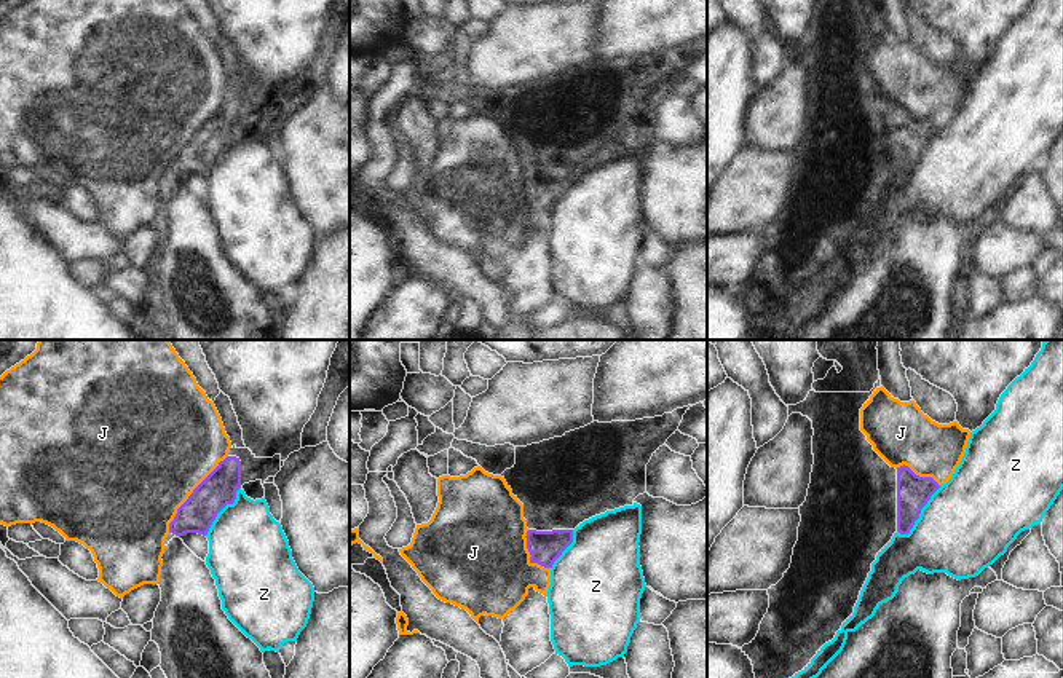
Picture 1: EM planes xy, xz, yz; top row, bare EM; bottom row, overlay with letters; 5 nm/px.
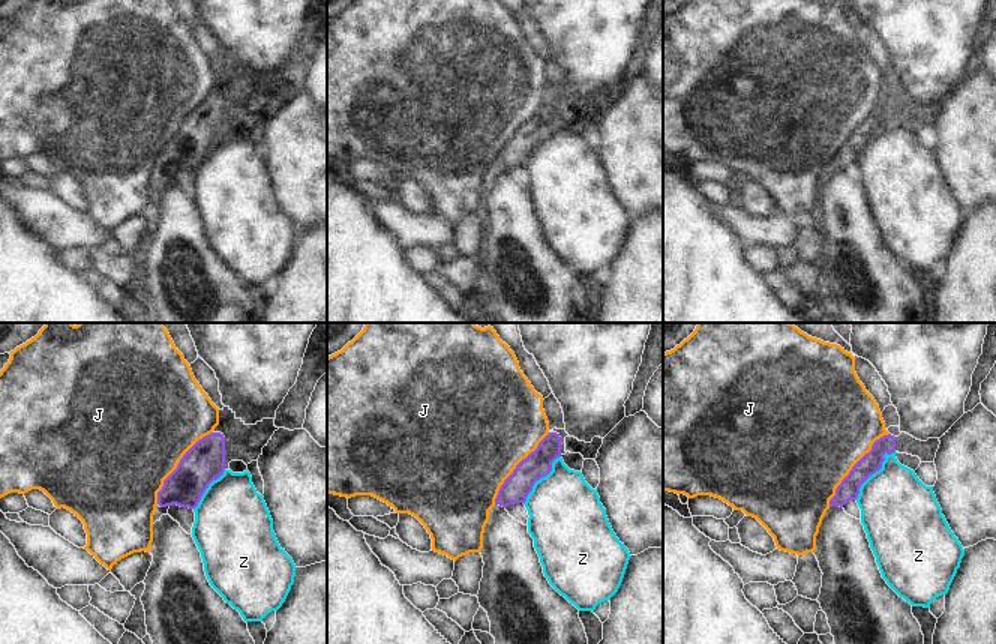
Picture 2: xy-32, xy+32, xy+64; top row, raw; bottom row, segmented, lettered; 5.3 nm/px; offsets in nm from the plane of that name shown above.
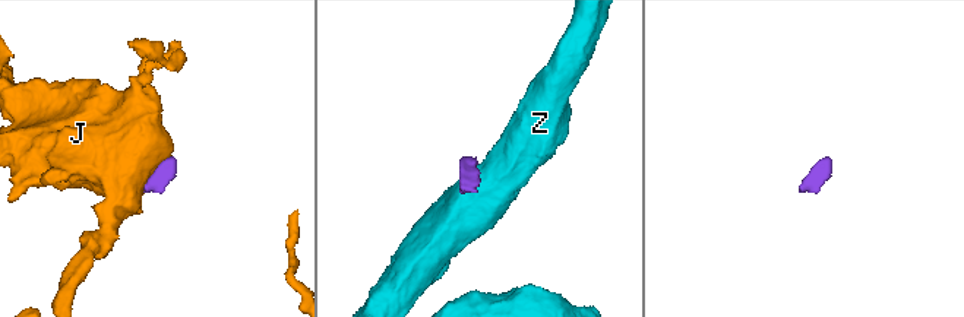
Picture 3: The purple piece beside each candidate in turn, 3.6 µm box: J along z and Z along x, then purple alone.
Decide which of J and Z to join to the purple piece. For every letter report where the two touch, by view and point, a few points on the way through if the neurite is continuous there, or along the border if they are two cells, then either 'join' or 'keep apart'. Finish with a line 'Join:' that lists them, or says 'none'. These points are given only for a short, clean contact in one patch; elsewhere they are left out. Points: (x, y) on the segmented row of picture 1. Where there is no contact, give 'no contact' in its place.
J: xy (192, 493) | across xy (219, 488), (192, 493), (154, 461) | join
Z: yz (920, 512) | along yz (940, 485), (921, 509), (913, 527), (900, 535) | keep apart
Join: J

